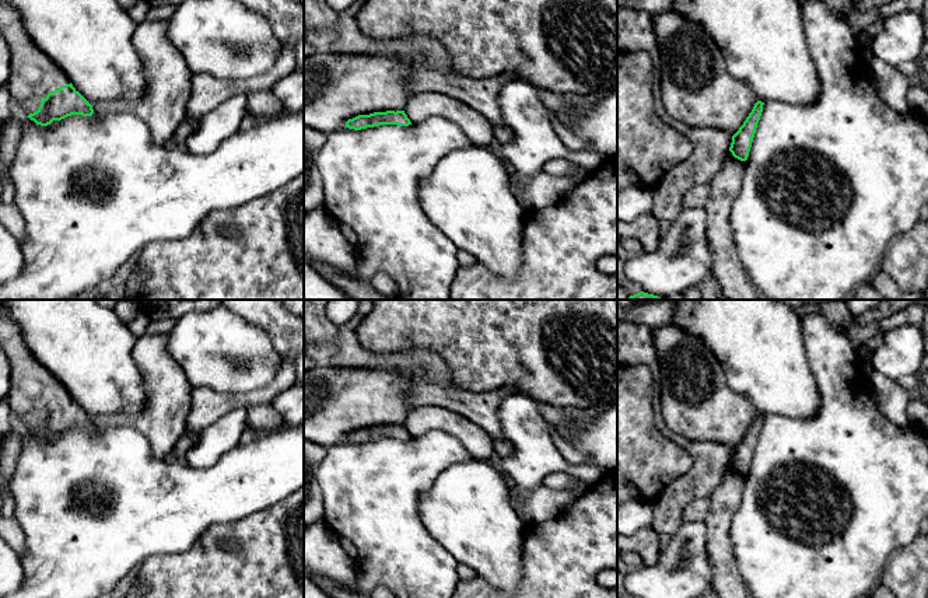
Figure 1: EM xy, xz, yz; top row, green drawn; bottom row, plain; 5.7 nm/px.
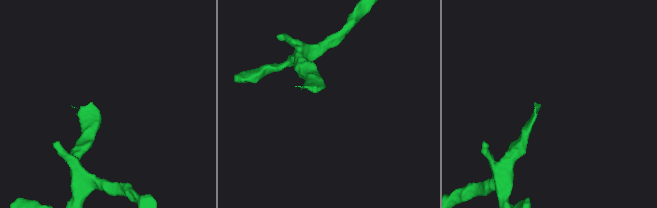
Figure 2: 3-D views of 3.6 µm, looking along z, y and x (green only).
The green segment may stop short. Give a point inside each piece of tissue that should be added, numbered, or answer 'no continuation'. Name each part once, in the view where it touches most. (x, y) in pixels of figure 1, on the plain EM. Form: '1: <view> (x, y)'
1: xy (32, 388)

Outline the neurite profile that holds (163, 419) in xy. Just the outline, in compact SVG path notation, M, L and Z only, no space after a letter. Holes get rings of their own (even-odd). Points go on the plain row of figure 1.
M167 335L144 336L132 352L143 374L147 399L133 416L123 412L92 419L95 426L127 426L144 434L155 458L169 457L186 433L195 387L167 349Z

